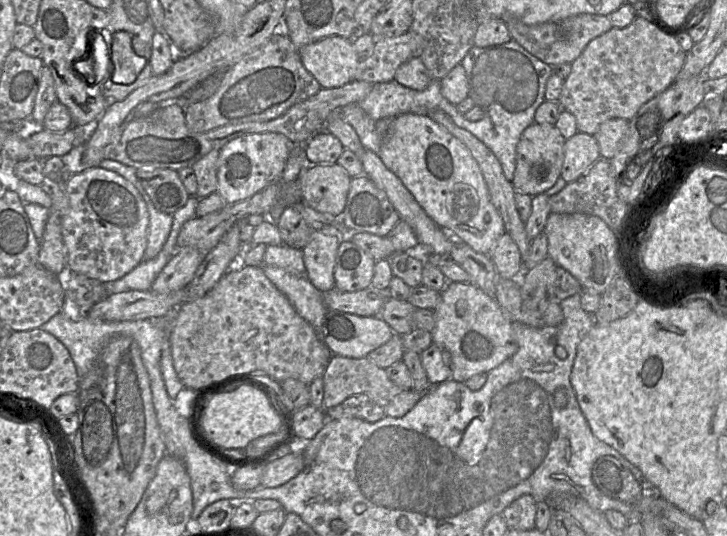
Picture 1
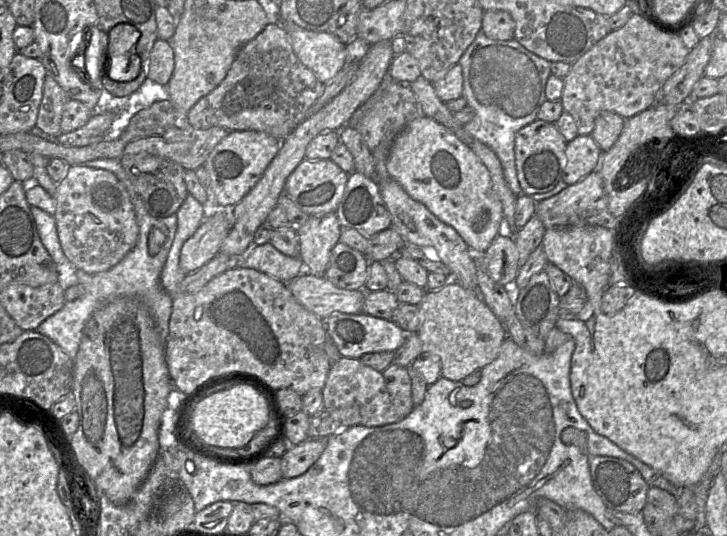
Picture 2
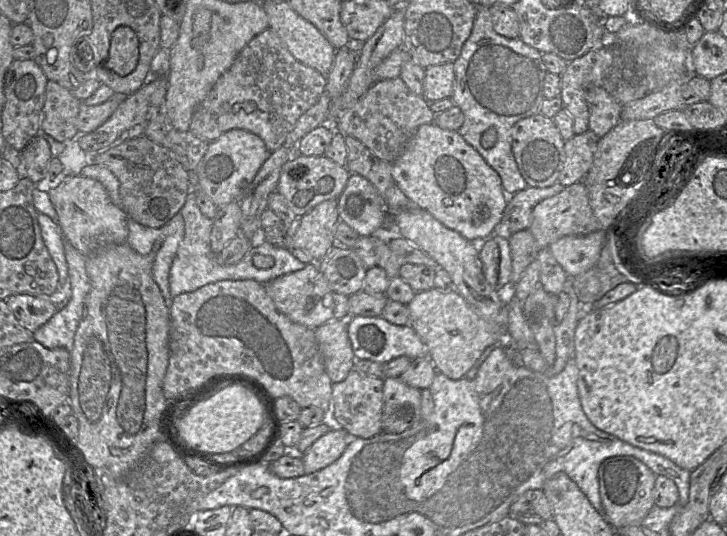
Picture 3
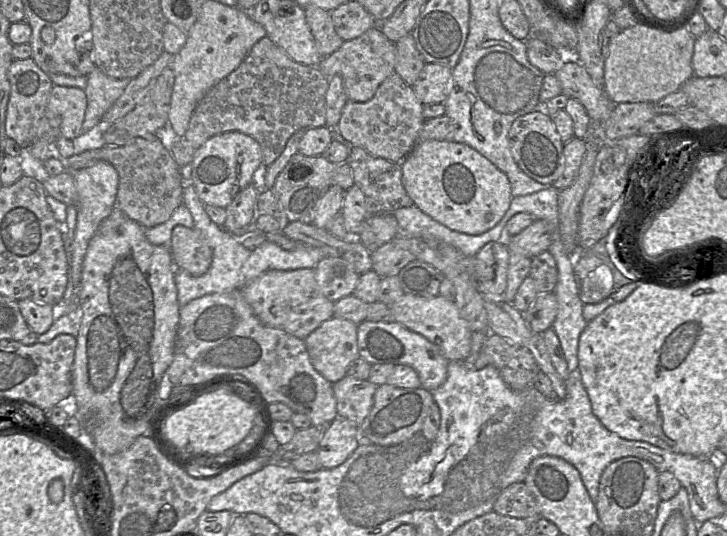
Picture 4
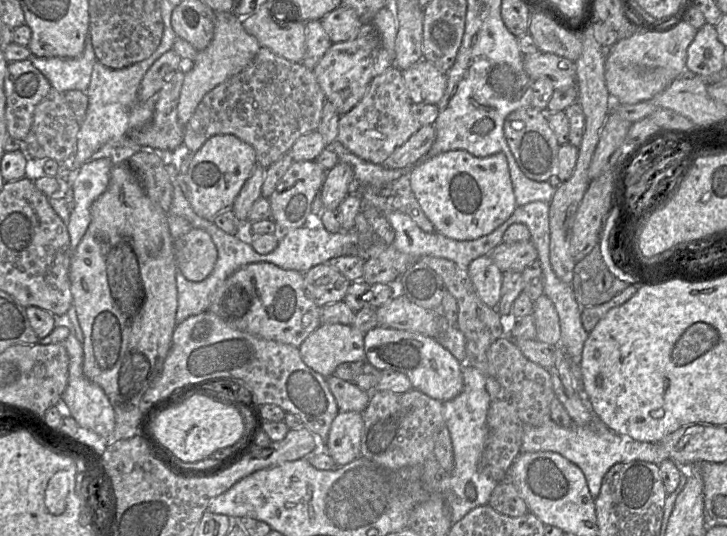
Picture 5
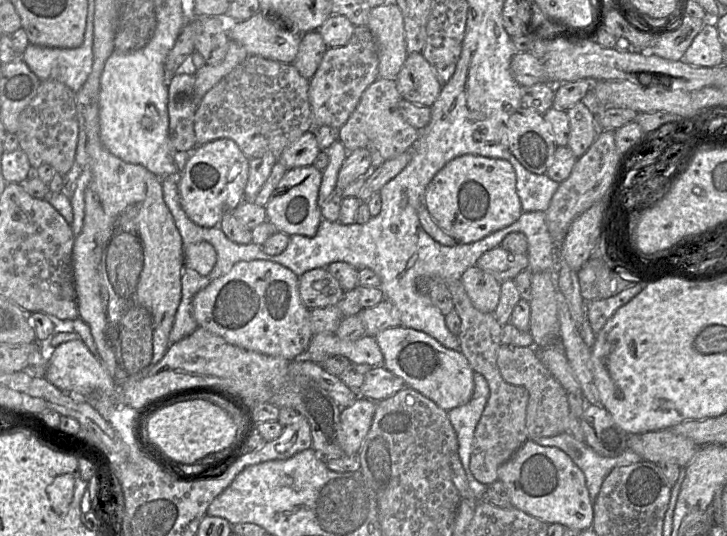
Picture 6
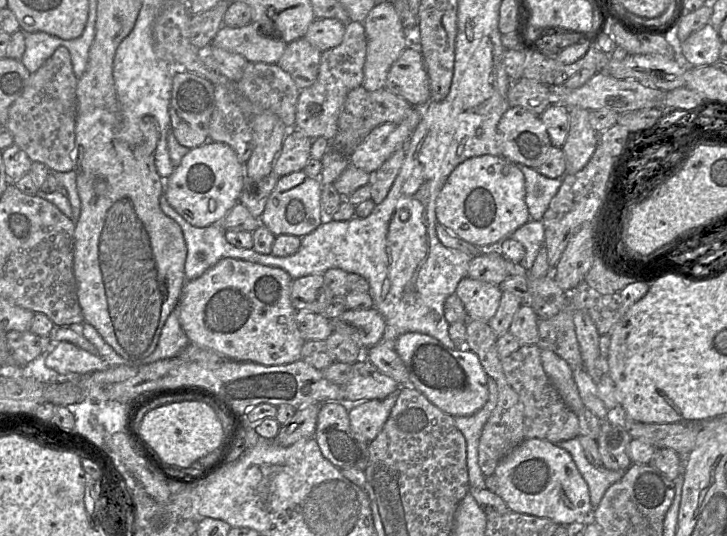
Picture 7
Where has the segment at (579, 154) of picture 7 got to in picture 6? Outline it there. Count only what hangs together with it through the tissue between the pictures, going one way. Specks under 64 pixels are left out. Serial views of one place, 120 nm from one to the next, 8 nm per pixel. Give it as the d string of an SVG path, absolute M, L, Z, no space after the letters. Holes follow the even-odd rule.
M578 102L566 110L570 123L568 147L576 158L581 157L595 141L599 129L596 117L584 102Z

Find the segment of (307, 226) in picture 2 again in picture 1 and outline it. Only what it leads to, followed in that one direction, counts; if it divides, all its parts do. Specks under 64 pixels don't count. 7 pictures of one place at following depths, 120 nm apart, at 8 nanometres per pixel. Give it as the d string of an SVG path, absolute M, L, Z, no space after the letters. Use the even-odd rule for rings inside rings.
M313 230L308 243L302 249L307 278L323 293L335 288L334 267L342 239L338 234Z

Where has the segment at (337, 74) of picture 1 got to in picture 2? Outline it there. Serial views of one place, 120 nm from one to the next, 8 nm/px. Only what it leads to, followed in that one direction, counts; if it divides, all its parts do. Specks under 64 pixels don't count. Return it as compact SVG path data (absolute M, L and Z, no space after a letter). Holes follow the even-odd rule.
M278 21L287 32L298 60L323 83L346 65L346 45L335 35L304 29L291 21Z

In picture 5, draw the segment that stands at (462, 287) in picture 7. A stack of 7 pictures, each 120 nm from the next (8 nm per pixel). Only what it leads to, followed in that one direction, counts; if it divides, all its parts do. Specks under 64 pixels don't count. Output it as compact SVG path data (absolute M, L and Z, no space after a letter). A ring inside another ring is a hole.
M484 255L473 260L469 265L468 274L479 298L495 309L501 299L503 272L491 256Z

